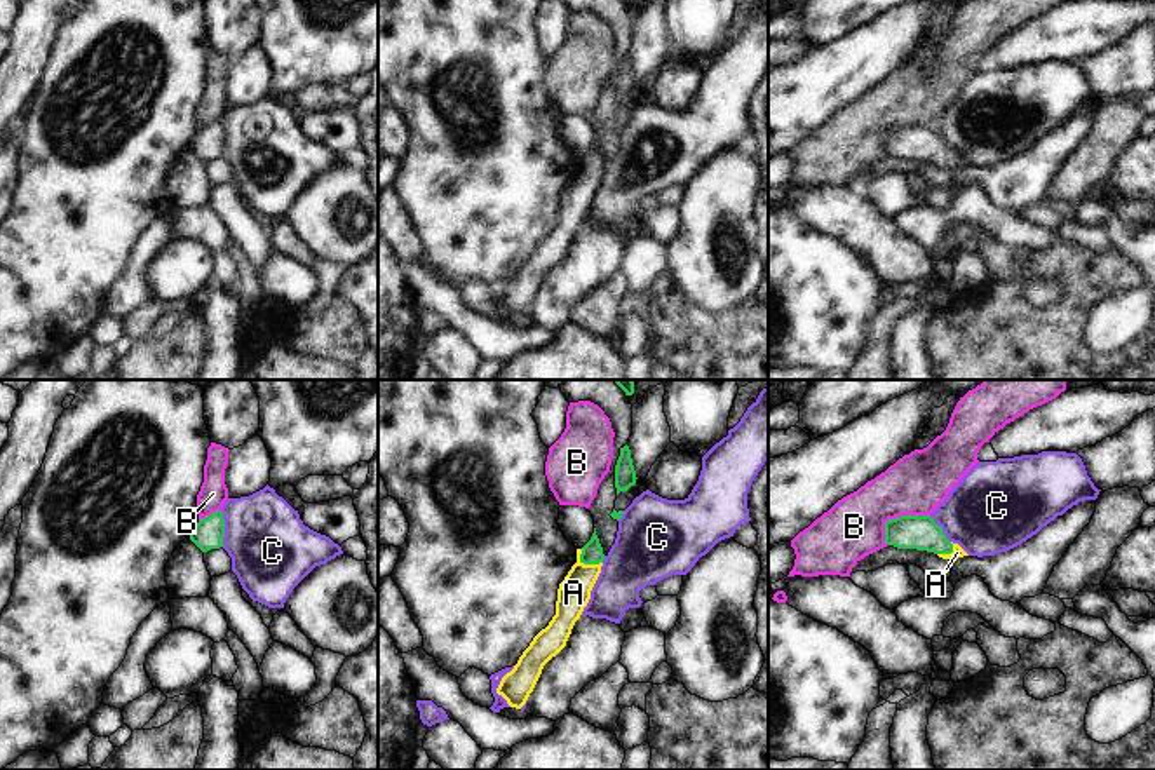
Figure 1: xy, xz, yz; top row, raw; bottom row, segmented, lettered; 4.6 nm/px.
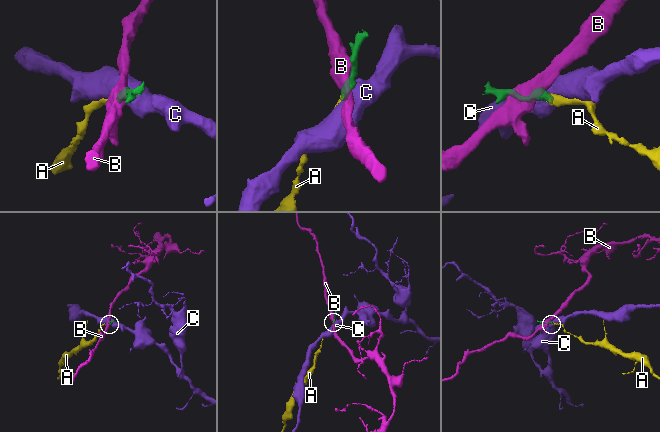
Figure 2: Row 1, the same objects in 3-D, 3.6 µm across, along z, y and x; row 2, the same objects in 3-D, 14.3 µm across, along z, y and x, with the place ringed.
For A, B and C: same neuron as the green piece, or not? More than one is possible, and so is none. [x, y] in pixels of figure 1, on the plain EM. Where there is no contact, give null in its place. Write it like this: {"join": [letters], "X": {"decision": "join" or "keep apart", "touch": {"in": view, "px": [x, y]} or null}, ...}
{"join": ["A"], "A": {"decision": "join", "touch": {"in": "xz", "px": [586, 173]}}, "B": {"decision": "keep apart", "touch": {"in": "yz", "px": [898, 128]}}, "C": {"decision": "keep apart", "touch": {"in": "xy", "px": [223, 138]}}}

